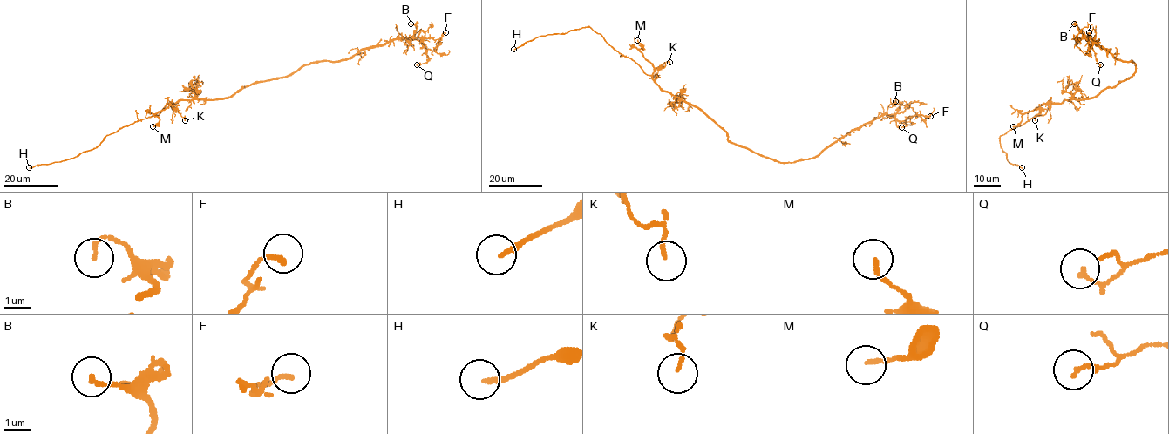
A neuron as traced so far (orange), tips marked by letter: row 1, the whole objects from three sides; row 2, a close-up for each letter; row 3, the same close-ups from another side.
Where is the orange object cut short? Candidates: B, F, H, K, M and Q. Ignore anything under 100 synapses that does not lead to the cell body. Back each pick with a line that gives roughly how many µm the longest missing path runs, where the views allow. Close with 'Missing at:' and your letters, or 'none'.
H: about 15 µm are missing
Missing at: H

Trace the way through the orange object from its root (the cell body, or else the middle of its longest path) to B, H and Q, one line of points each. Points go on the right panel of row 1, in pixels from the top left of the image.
B: (1100, 92), (1129, 78), (1135, 71), (1135, 64), (1131, 61), (1117, 59), (1103, 47), (1085, 38), (1074, 23)
H: (1100, 92), (1091, 98), (1050, 103), (1044, 114), (1033, 117), (1002, 134), (1000, 145), (1007, 160), (1022, 167)
Q: (1100, 92), (1129, 78), (1135, 71), (1135, 64), (1117, 59), (1088, 38), (1094, 39), (1091, 46), (1100, 64)

